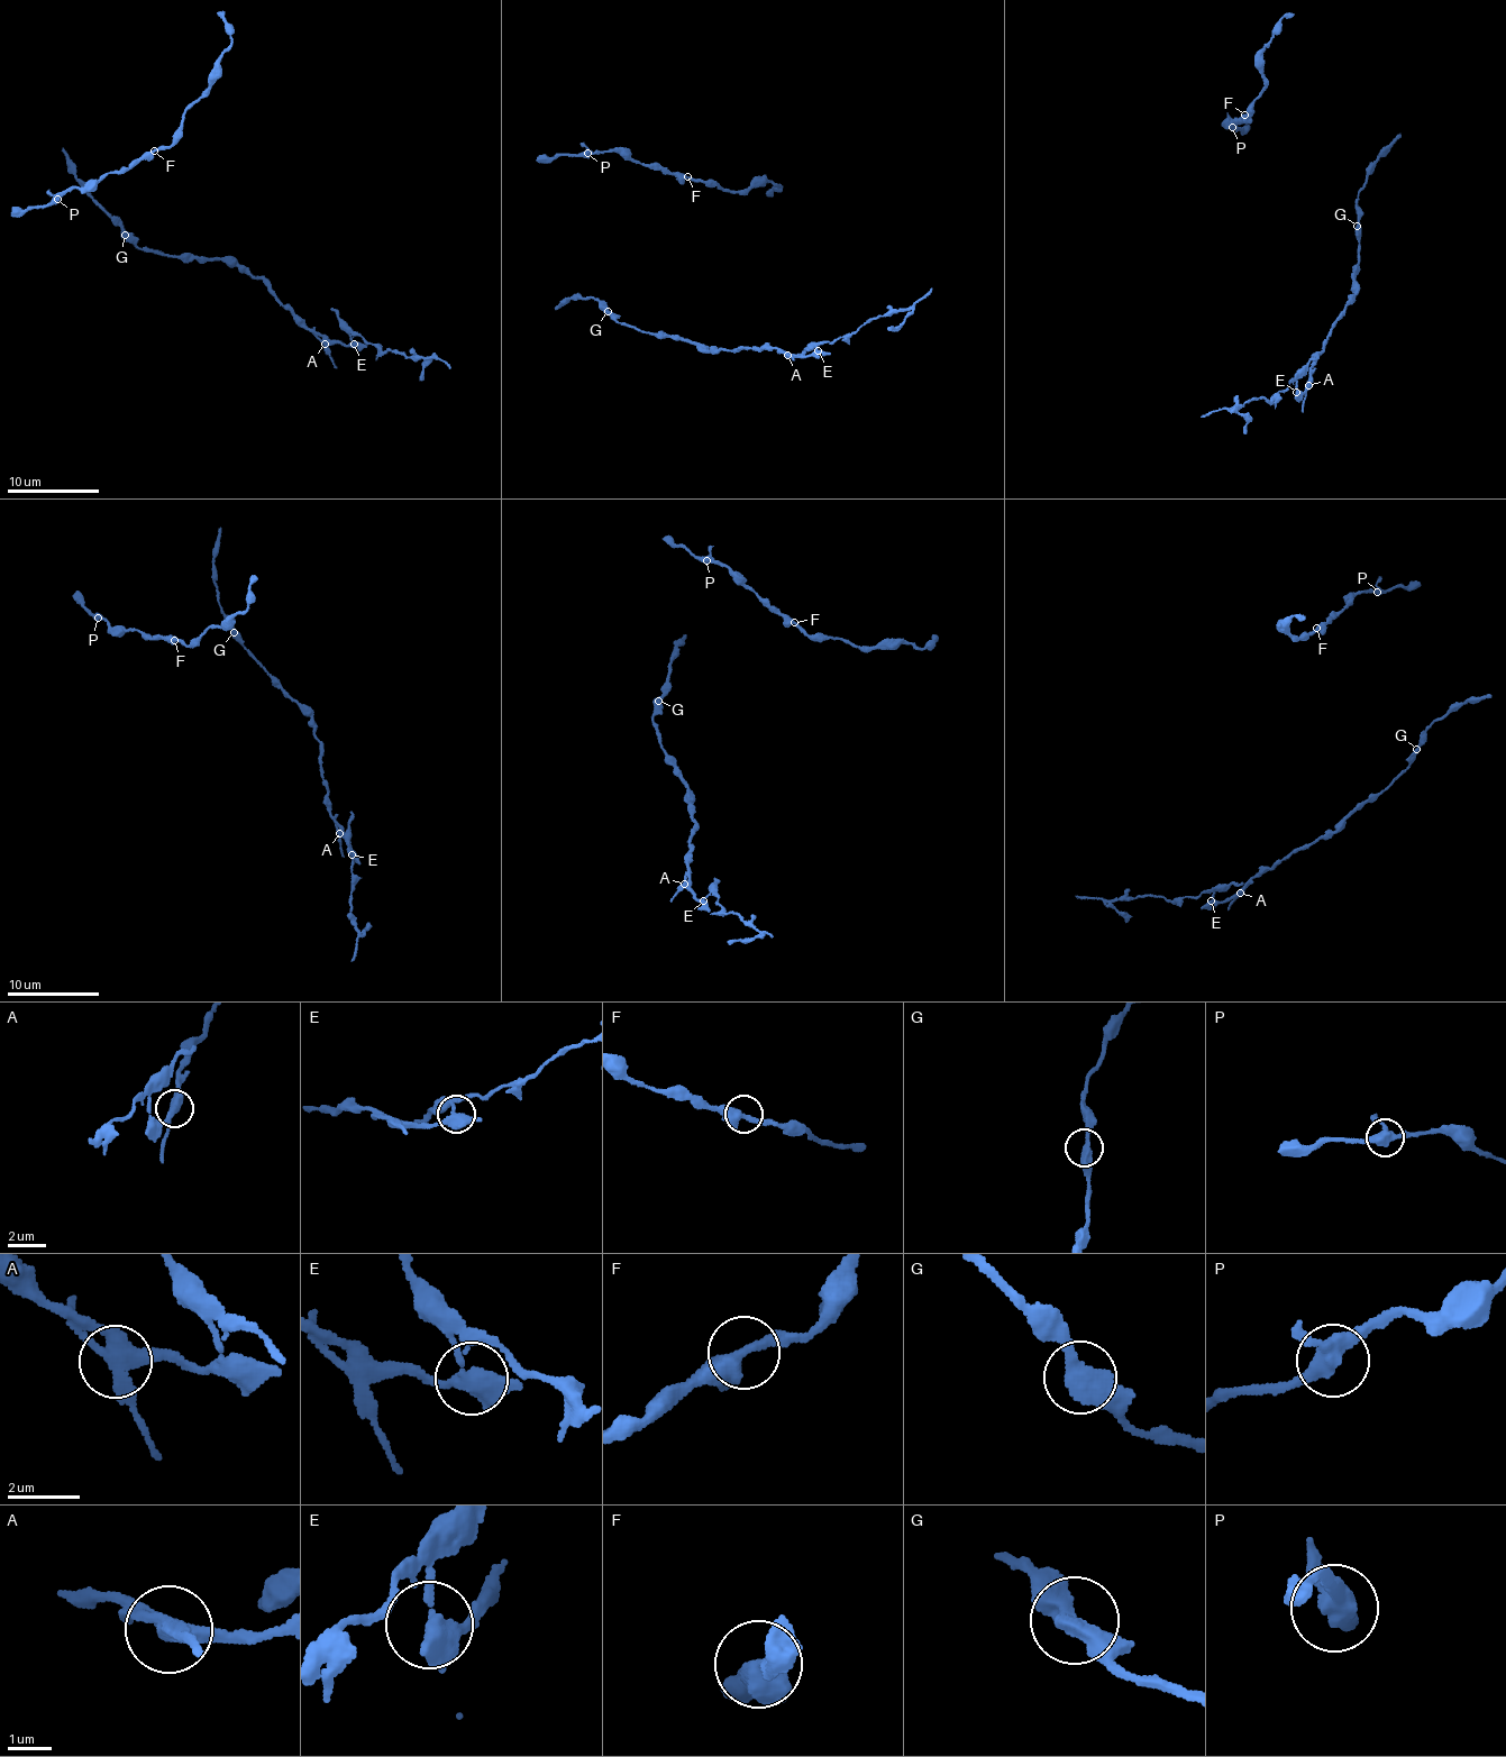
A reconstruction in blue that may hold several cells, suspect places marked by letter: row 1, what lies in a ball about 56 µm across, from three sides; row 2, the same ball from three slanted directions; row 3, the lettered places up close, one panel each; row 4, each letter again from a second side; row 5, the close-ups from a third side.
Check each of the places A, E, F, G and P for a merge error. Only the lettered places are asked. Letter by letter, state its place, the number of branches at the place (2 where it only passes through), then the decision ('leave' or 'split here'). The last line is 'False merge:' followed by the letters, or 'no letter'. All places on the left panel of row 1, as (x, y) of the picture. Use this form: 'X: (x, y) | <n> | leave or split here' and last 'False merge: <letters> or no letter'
A: (325, 344) | 3 | leave
E: (354, 344) | 3 | split here
F: (154, 151) | 3 | leave
G: (125, 235) | 2 | leave
P: (57, 199) | 3 | leave
False merge: E

